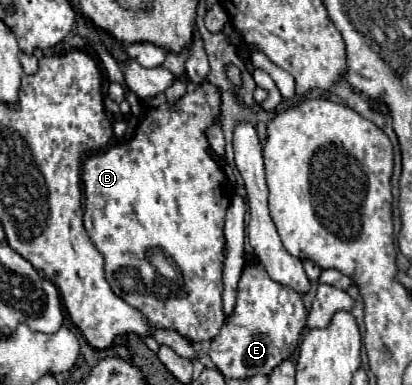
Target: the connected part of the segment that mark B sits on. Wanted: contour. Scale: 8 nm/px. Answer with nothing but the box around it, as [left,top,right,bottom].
[83,83,231,341]

